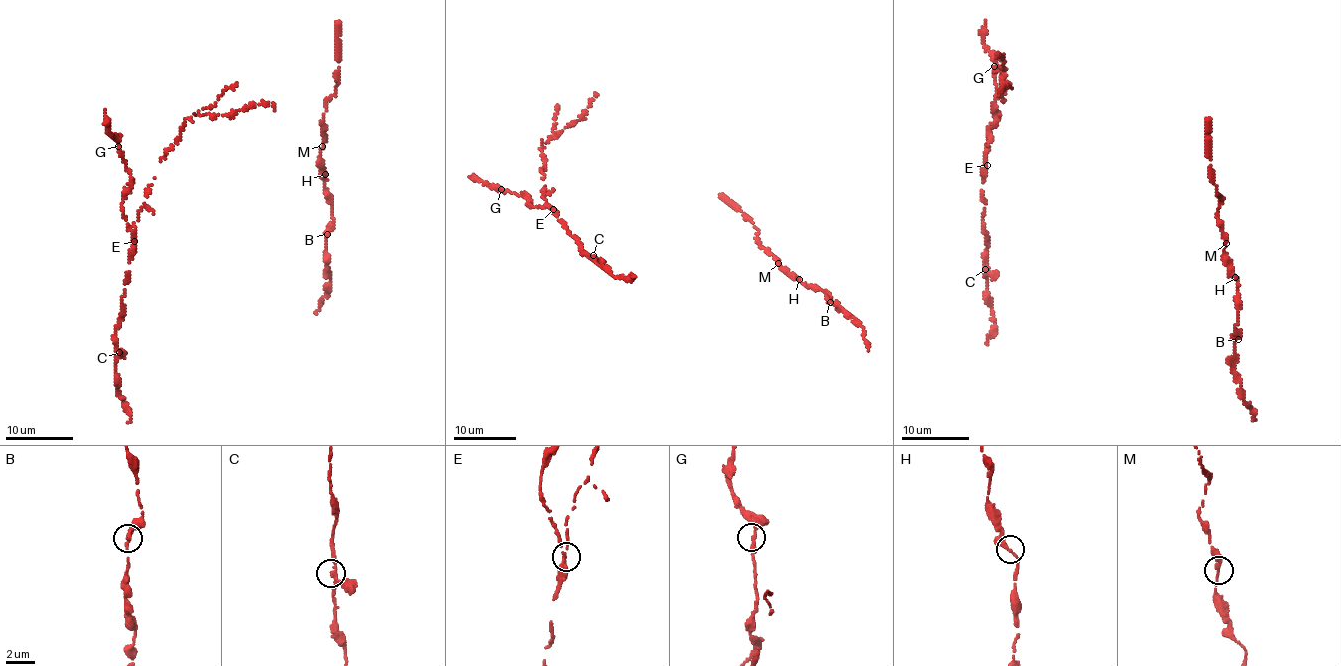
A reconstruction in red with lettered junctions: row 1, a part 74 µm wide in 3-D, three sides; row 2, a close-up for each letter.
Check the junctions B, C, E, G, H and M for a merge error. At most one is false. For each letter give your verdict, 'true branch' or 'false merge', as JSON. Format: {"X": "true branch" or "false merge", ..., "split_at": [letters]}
{"B": "true branch", "C": "true branch", "E": "false merge", "G": "true branch", "H": "true branch", "M": "true branch", "split_at": ["E"]}

